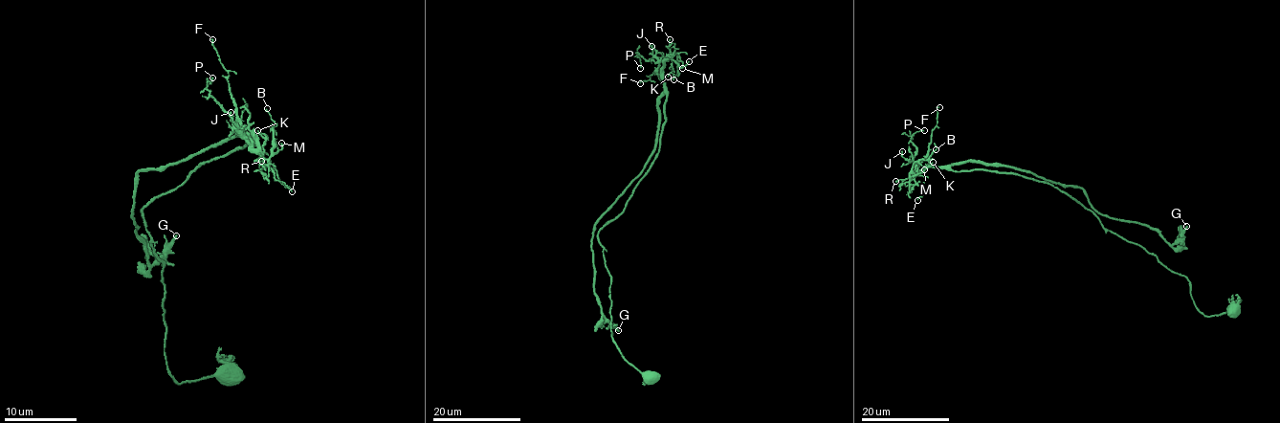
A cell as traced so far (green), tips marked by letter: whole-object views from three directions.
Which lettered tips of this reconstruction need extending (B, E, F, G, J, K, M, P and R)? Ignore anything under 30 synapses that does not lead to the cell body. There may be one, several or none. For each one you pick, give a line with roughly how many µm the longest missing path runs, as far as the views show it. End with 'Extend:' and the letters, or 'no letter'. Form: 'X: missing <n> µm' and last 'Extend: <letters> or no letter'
Extend: no letter

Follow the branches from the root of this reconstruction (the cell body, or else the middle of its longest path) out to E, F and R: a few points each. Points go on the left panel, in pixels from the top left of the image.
E: (229, 372), (180, 384), (167, 369), (164, 262), (142, 210), (202, 163), (253, 144), (249, 136), (292, 191)
F: (229, 372), (180, 384), (167, 369), (164, 262), (142, 211), (202, 163), (253, 144), (243, 132), (212, 39)
R: (229, 372), (180, 384), (167, 369), (164, 262), (142, 210), (202, 163), (253, 144), (249, 136), (261, 161)

